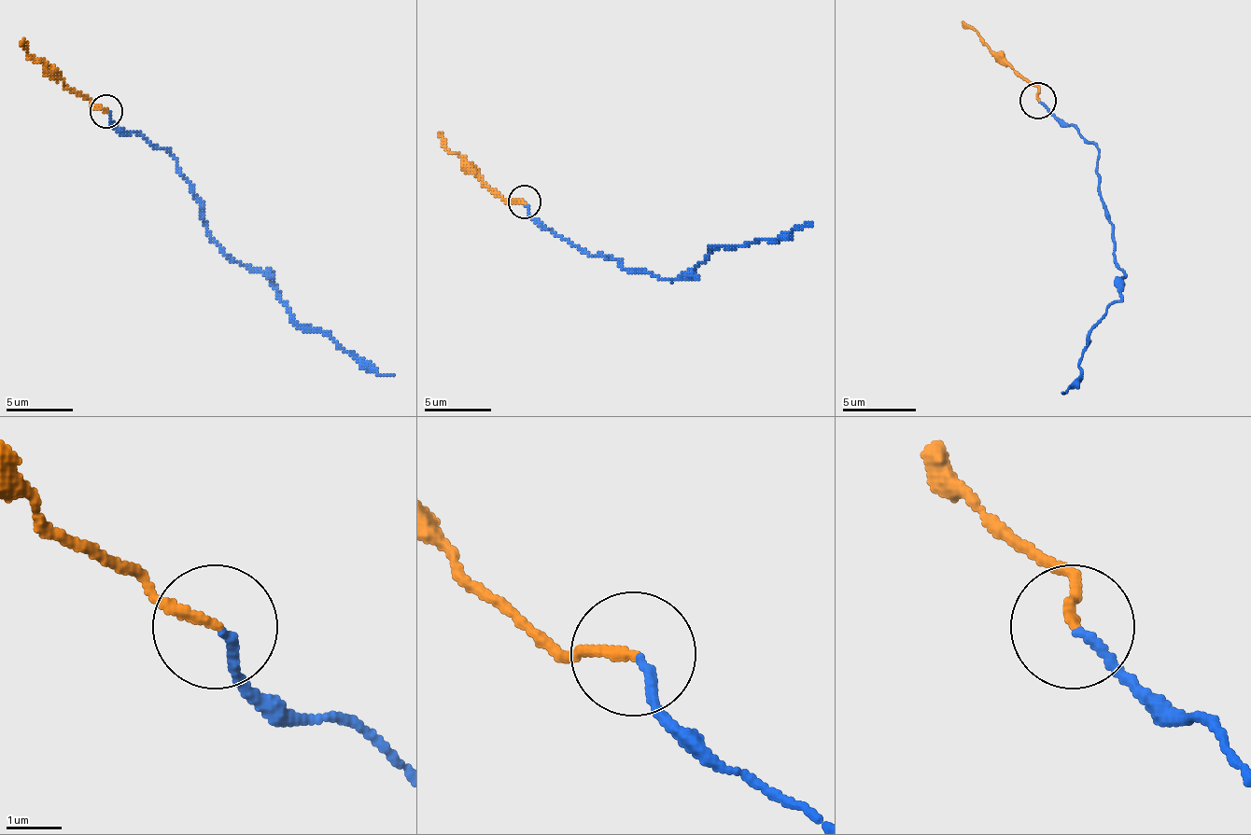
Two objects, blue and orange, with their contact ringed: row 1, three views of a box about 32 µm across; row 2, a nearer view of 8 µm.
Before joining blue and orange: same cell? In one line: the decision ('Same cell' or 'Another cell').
Same cell

